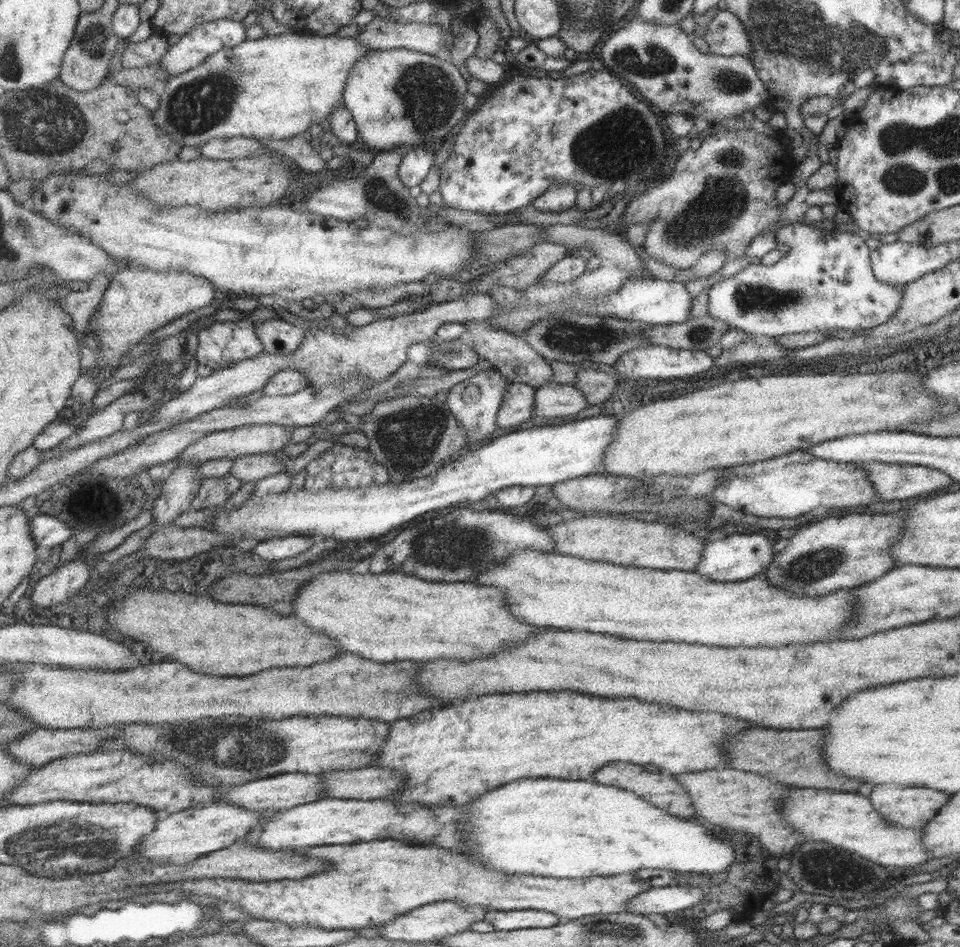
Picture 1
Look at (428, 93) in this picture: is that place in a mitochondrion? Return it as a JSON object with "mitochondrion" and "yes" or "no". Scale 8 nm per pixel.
{"mitochondrion":"yes"}

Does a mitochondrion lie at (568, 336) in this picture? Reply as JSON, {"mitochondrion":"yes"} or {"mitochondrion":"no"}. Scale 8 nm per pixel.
{"mitochondrion":"yes"}

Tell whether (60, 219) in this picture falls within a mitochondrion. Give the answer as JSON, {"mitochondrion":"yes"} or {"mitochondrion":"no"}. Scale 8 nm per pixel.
{"mitochondrion":"no"}

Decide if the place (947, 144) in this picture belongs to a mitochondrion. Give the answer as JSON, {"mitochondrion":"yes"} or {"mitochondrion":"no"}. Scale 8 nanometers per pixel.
{"mitochondrion":"yes"}

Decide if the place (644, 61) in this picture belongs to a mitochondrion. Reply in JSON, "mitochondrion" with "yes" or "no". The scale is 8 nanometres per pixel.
{"mitochondrion":"yes"}

